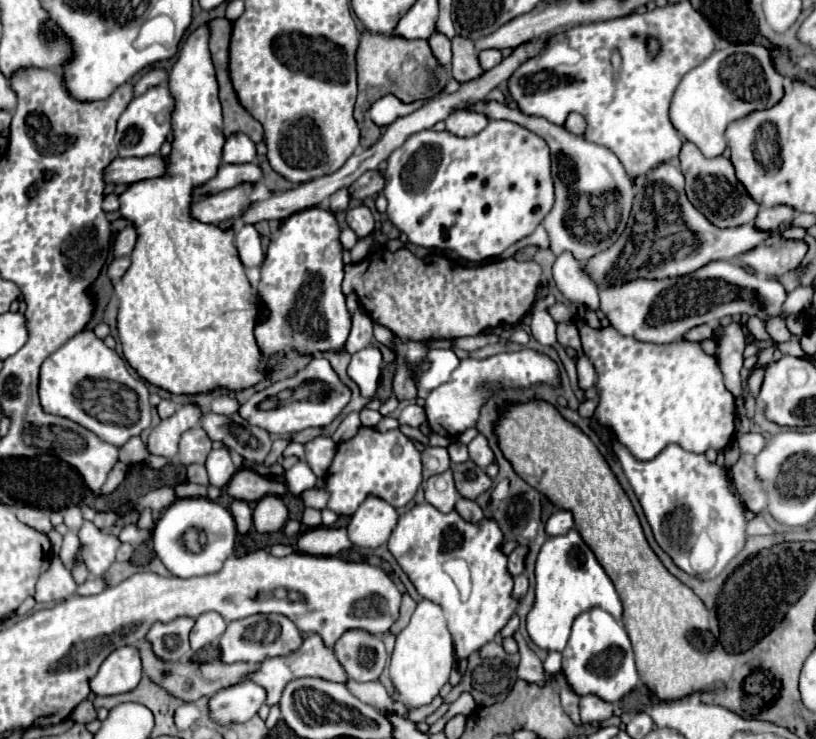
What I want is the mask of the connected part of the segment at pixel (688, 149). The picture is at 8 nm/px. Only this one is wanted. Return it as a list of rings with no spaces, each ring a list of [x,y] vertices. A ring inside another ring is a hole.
[[[685,142],[679,152],[679,162],[681,162],[681,172],[685,174],[685,182],[687,182],[685,184],[687,198],[709,222],[713,222],[719,228],[735,228],[735,226],[755,220],[759,206],[751,202],[749,194],[743,190],[741,182],[735,178],[731,160],[723,156],[705,158],[693,142]]]

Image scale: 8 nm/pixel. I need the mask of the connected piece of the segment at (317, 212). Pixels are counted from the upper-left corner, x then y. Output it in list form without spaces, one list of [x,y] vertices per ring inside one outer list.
[[[307,208],[289,216],[279,234],[271,240],[267,248],[265,262],[261,266],[261,282],[257,284],[257,300],[267,304],[269,318],[267,322],[255,328],[257,344],[261,352],[271,358],[275,354],[295,348],[303,354],[323,352],[323,350],[343,350],[343,344],[351,330],[351,318],[345,306],[345,296],[341,292],[343,280],[343,246],[339,242],[339,226],[331,210]]]

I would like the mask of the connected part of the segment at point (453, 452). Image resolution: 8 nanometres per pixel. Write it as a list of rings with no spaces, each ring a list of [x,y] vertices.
[[[451,444],[447,450],[449,450],[449,456],[451,456],[451,462],[455,462],[455,464],[469,460],[467,446],[463,446],[463,444]]]

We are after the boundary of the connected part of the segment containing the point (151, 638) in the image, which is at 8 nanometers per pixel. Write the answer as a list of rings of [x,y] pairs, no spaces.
[[[175,618],[169,624],[155,624],[147,632],[145,640],[163,662],[179,662],[189,654],[189,632],[193,624],[193,618]]]

